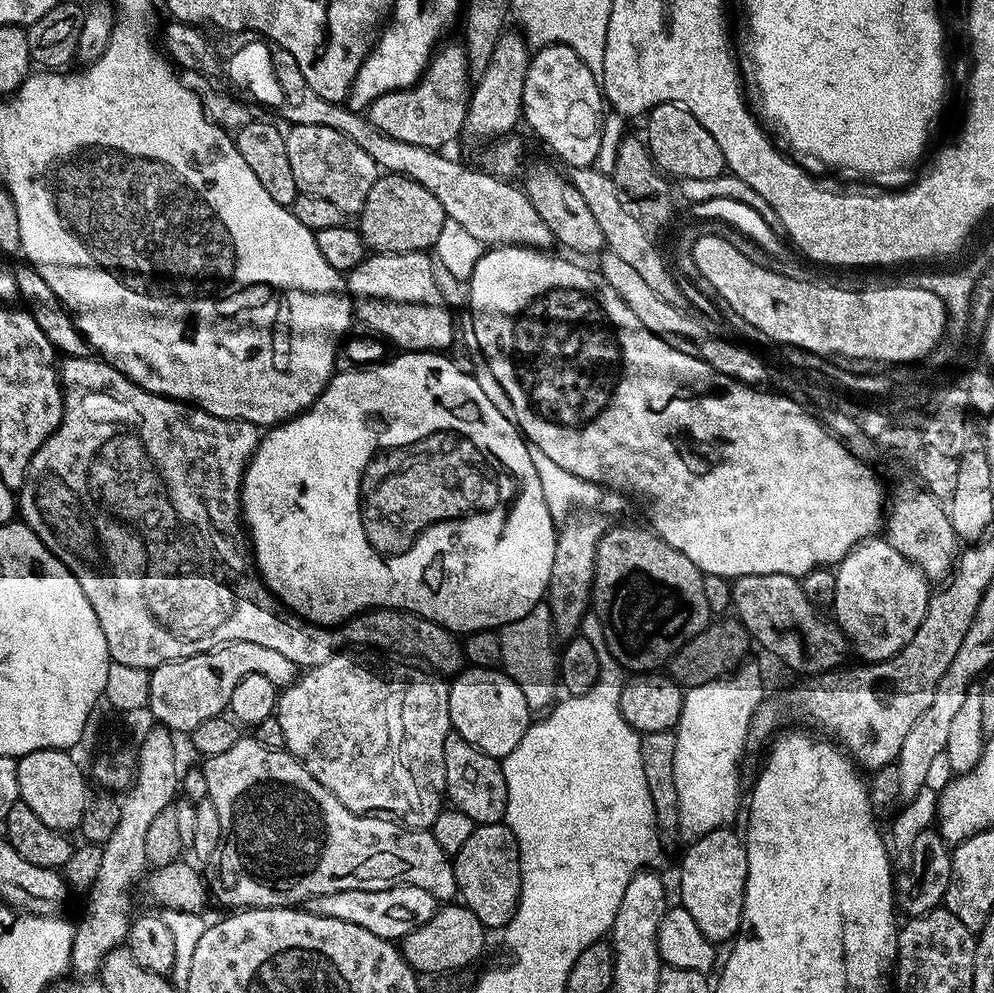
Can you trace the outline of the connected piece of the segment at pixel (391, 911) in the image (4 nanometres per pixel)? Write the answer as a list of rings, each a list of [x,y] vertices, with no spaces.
[[[394,884],[386,890],[338,890],[334,894],[311,896],[306,902],[307,911],[322,914],[326,918],[338,918],[341,922],[354,922],[354,926],[362,926],[366,930],[370,930],[370,934],[378,934],[378,938],[393,942],[403,940],[406,934],[418,930],[418,926],[430,922],[430,918],[436,913],[437,907],[438,901],[417,884]]]

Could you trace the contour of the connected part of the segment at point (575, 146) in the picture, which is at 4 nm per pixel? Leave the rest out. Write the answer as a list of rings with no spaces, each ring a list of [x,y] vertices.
[[[545,43],[543,47],[528,62],[526,86],[522,90],[523,123],[528,123],[533,134],[544,140],[558,159],[565,160],[569,169],[591,168],[604,137],[606,101],[601,81],[570,46]]]

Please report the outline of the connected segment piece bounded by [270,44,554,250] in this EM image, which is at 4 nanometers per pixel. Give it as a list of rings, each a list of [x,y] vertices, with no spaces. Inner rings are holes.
[[[272,44],[270,57],[274,66],[274,75],[282,86],[284,104],[282,113],[289,125],[305,124],[306,126],[330,126],[330,130],[338,130],[338,134],[346,134],[350,142],[358,142],[370,158],[374,158],[376,167],[388,174],[399,174],[426,186],[438,202],[442,202],[442,210],[447,219],[458,222],[473,238],[485,246],[503,246],[518,244],[526,248],[548,250],[554,241],[550,234],[550,226],[538,218],[538,210],[530,202],[523,187],[516,188],[507,179],[493,176],[487,170],[475,172],[464,164],[444,156],[443,151],[426,146],[410,146],[406,142],[398,142],[398,138],[390,138],[376,129],[363,111],[348,107],[347,103],[335,104],[326,98],[318,98],[314,90],[310,90],[310,82],[306,82],[302,70],[298,70],[298,62],[294,62],[294,54],[290,50],[282,50],[282,46]]]

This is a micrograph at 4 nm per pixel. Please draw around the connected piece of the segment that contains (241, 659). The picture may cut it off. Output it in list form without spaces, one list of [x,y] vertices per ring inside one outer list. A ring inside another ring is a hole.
[[[230,642],[151,669],[147,711],[152,711],[156,719],[153,721],[169,732],[190,734],[202,726],[206,718],[225,715],[230,694],[234,694],[235,687],[242,682],[242,678],[246,678],[246,674],[263,674],[274,682],[277,690],[283,690],[295,682],[298,669],[290,658],[278,654],[278,650],[269,650],[267,646],[255,642]]]

